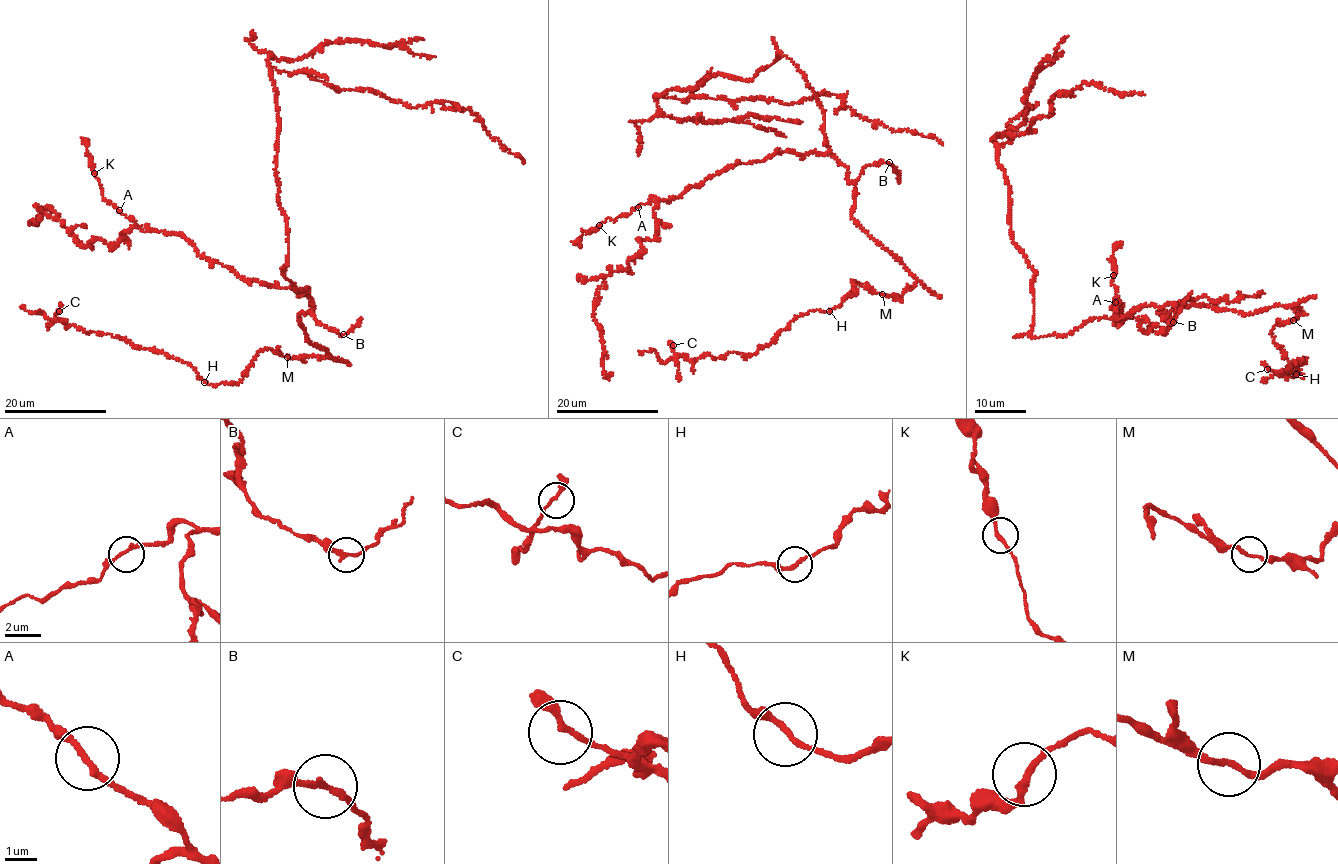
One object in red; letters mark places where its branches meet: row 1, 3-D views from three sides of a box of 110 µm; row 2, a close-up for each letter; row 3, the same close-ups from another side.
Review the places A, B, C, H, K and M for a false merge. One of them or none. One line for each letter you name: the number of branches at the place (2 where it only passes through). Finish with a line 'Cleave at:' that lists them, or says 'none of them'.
B: branches 2
Cleave at: B

